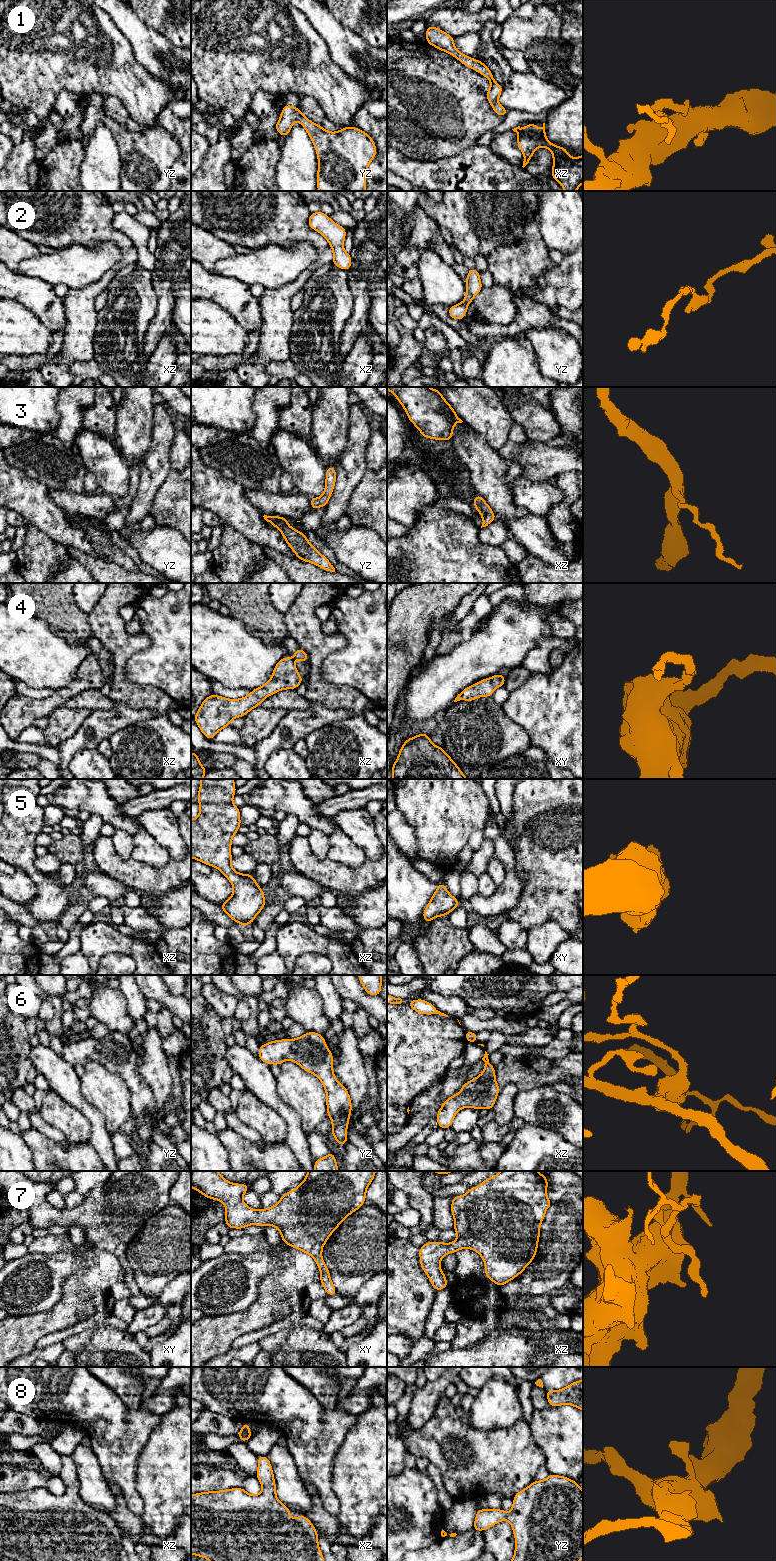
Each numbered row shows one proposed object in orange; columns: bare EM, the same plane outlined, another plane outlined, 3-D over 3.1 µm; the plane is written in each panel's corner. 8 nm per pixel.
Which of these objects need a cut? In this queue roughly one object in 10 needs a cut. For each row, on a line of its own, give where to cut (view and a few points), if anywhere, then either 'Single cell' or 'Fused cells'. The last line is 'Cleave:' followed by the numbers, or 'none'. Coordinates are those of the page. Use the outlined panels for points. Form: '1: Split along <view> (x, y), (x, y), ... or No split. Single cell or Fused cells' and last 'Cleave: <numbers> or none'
1: No split. Single cell
2: No split. Single cell
3: No split. Single cell
4: No split. Single cell
5: No split. Single cell
6: No split. Single cell
7: No split. Single cell
8: No split. Single cell
Cleave: none

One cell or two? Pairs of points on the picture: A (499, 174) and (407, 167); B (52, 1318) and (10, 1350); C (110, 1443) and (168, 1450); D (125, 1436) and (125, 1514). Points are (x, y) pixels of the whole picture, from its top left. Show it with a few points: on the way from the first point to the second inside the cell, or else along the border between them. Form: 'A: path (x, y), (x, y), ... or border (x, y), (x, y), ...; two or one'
A: path (476, 169), (462, 161), (454, 167), (430, 168); one
B: path (42, 1324), (34, 1326), (20, 1340); one
C: border (155, 1427), (138, 1458), (137, 1470); two
D: border (111, 1483), (119, 1489), (126, 1506), (140, 1516); two

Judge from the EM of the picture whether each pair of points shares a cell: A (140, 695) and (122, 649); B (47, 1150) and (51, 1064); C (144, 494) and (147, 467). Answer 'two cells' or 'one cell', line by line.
A: one cell
B: two cells
C: one cell

